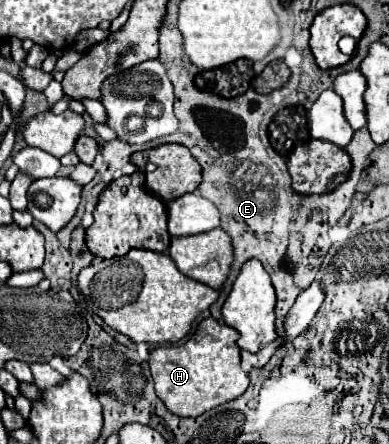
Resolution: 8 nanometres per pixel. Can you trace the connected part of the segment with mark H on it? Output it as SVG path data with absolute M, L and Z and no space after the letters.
M205 318L185 344L151 350L149 366L155 380L155 392L173 414L197 418L219 404L239 398L247 390L249 376L241 368L237 338L239 334L233 328L213 318Z

